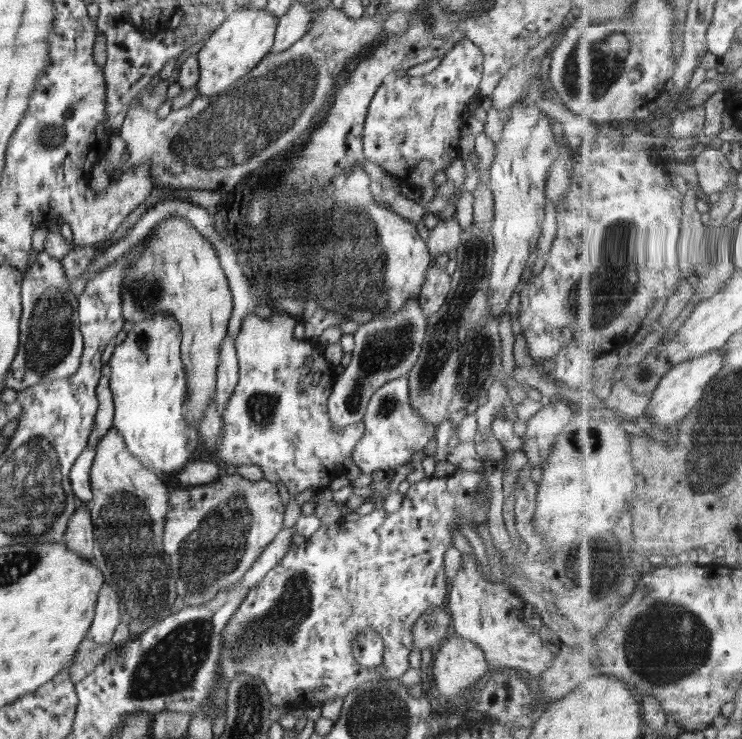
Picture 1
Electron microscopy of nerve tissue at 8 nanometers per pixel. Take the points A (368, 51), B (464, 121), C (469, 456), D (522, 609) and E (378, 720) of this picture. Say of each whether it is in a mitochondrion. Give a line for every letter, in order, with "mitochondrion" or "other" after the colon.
A: other
B: other
C: other
D: other
E: mitochondrion

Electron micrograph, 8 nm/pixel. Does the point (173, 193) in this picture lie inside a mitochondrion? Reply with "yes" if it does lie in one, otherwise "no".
no

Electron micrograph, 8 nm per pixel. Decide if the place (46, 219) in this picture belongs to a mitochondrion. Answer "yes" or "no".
no

